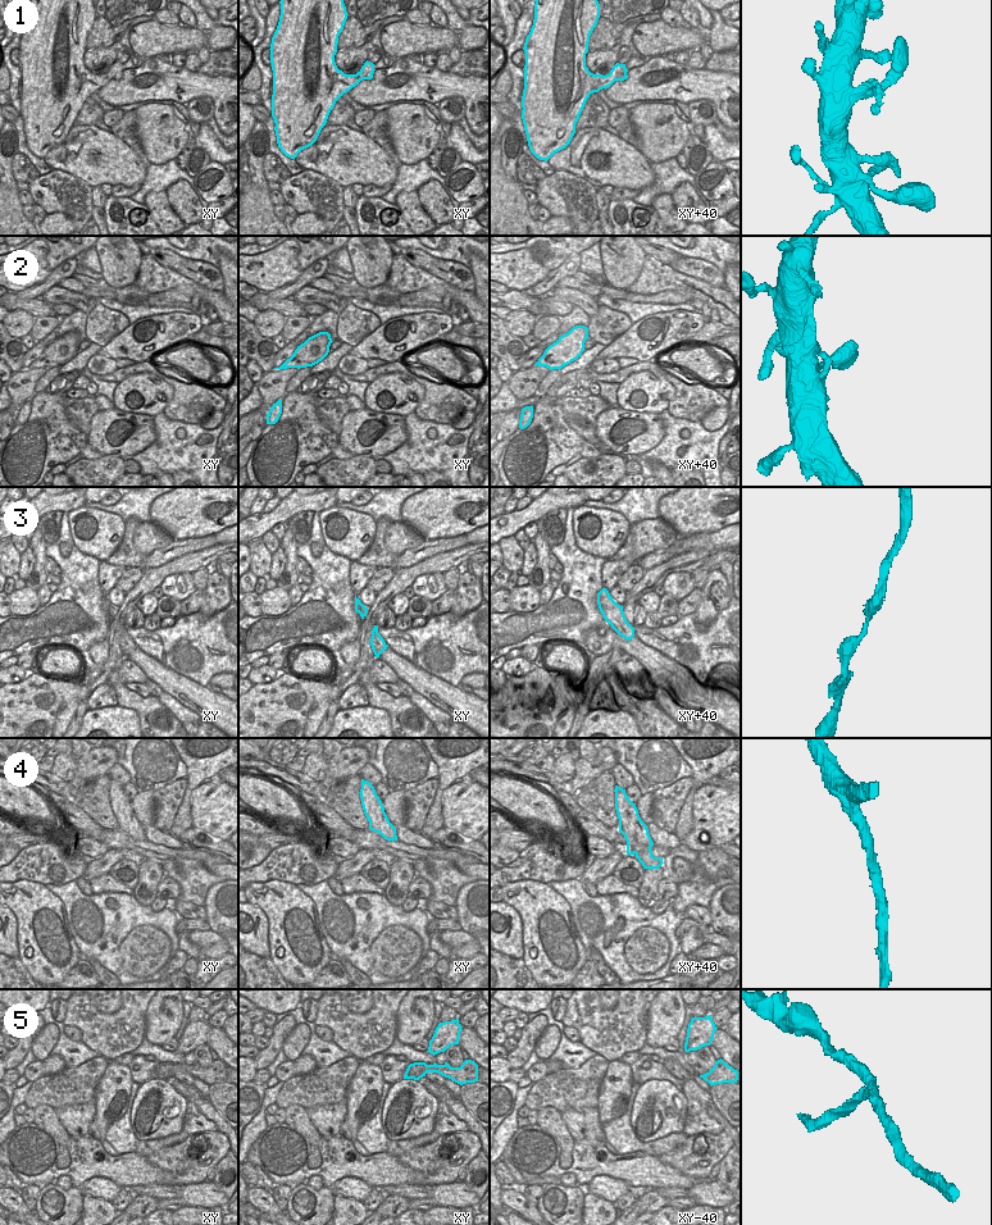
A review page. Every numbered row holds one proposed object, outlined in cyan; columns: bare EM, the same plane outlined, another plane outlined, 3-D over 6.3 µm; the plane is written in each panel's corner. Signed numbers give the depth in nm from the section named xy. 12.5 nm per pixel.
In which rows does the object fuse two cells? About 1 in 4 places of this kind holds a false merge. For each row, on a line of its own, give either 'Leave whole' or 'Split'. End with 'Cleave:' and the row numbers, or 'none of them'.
1: Leave whole
2: Leave whole
3: Leave whole
4: Leave whole
5: Split
Cleave: 5

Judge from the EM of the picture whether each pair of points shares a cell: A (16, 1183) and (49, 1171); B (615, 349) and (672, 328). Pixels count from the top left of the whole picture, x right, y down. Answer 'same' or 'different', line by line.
A: different
B: same

